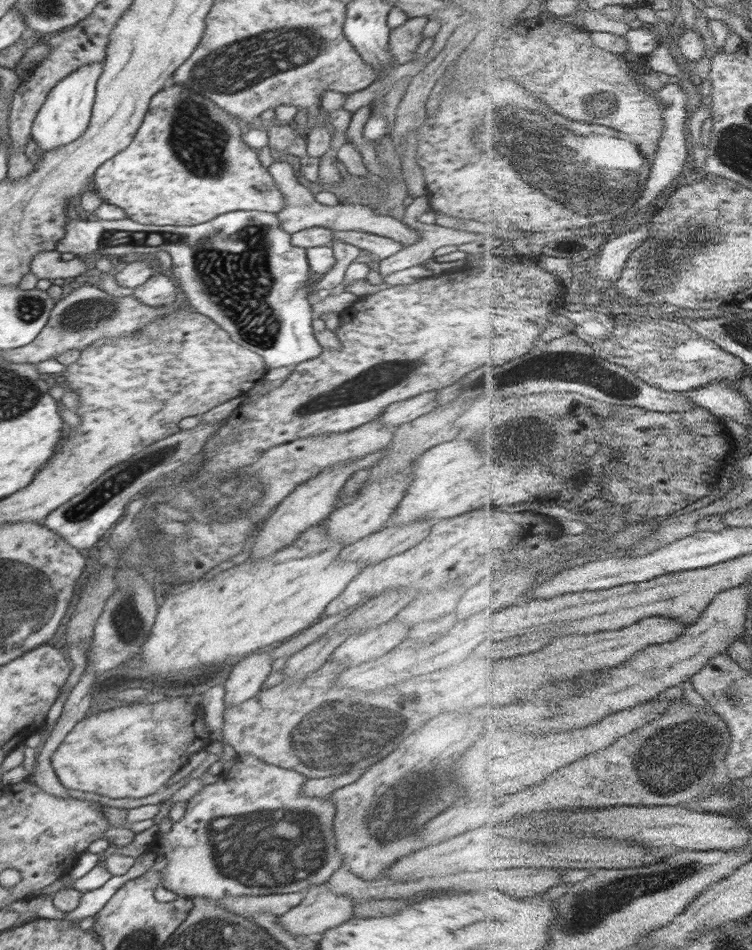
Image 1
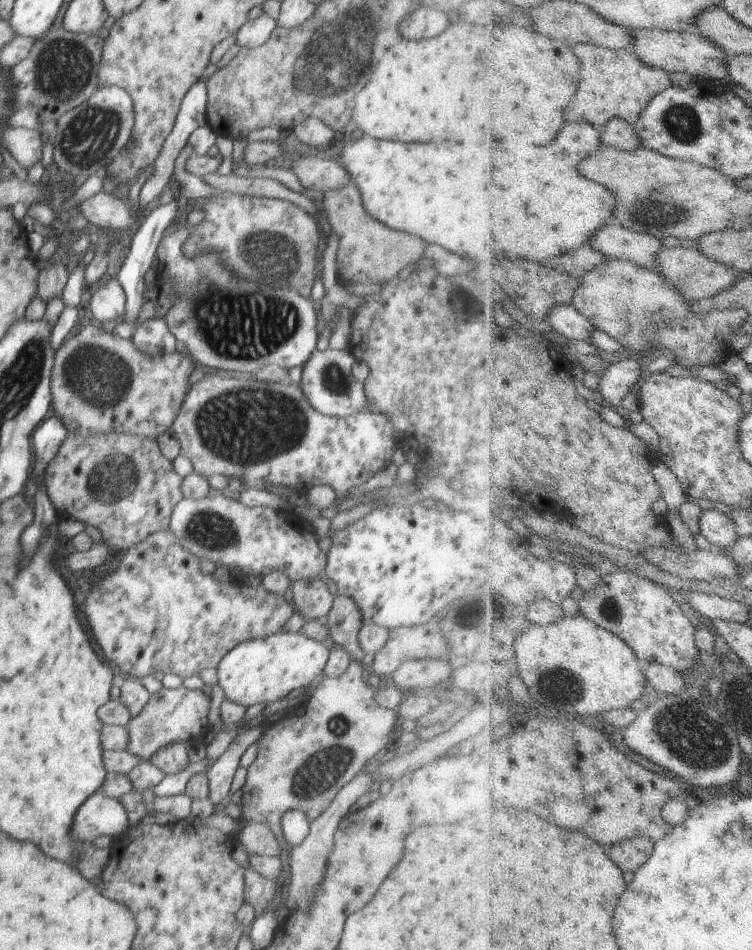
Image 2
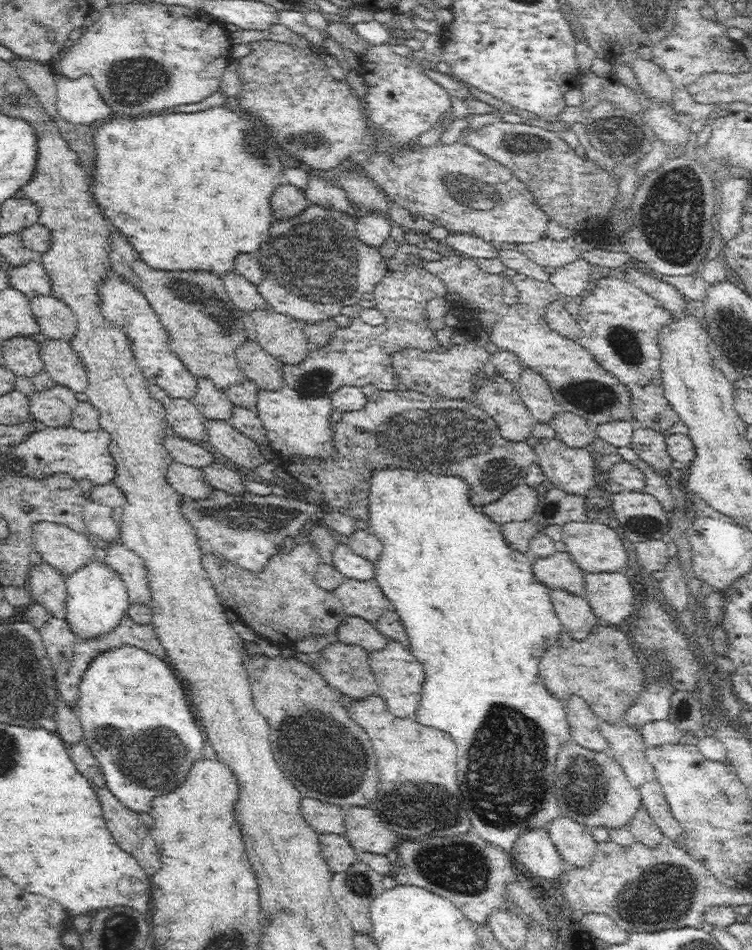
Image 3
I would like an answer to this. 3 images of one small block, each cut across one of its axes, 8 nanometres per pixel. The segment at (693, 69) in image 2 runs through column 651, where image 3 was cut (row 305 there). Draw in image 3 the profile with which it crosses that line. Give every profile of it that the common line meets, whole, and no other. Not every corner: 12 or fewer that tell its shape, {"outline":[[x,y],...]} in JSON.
{"outline":[[52,295],[29,299],[40,334],[70,341],[74,313]]}

